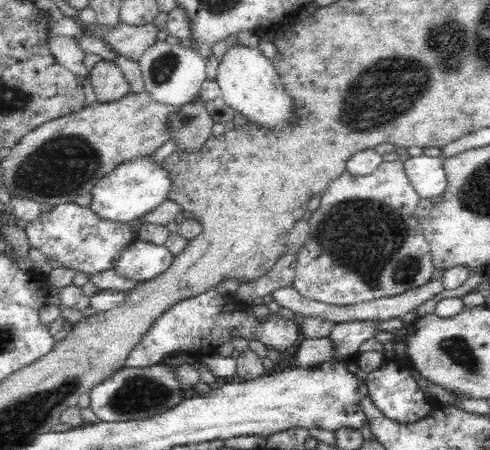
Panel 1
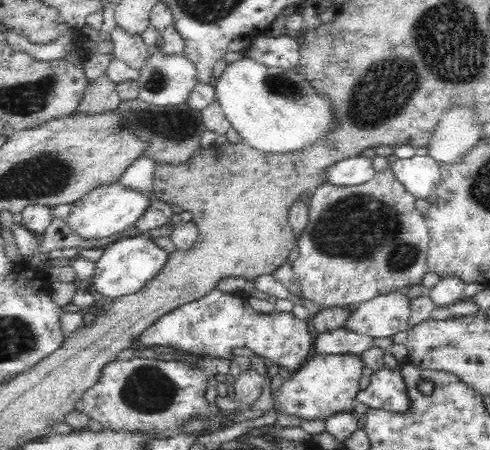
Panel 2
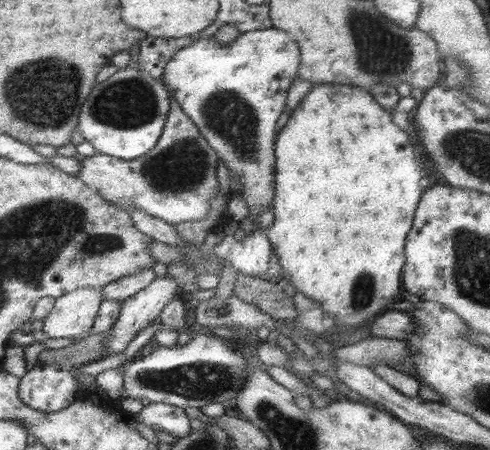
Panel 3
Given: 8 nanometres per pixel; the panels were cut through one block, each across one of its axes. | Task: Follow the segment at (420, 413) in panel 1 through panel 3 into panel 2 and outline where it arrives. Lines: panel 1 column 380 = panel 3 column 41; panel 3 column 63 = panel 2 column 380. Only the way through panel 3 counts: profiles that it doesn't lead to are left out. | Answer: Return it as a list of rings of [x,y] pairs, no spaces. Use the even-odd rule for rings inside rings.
[[[400,366],[396,370],[380,368],[378,372],[374,372],[370,386],[366,390],[360,390],[356,400],[372,410],[386,410],[392,414],[408,414],[412,406]]]

